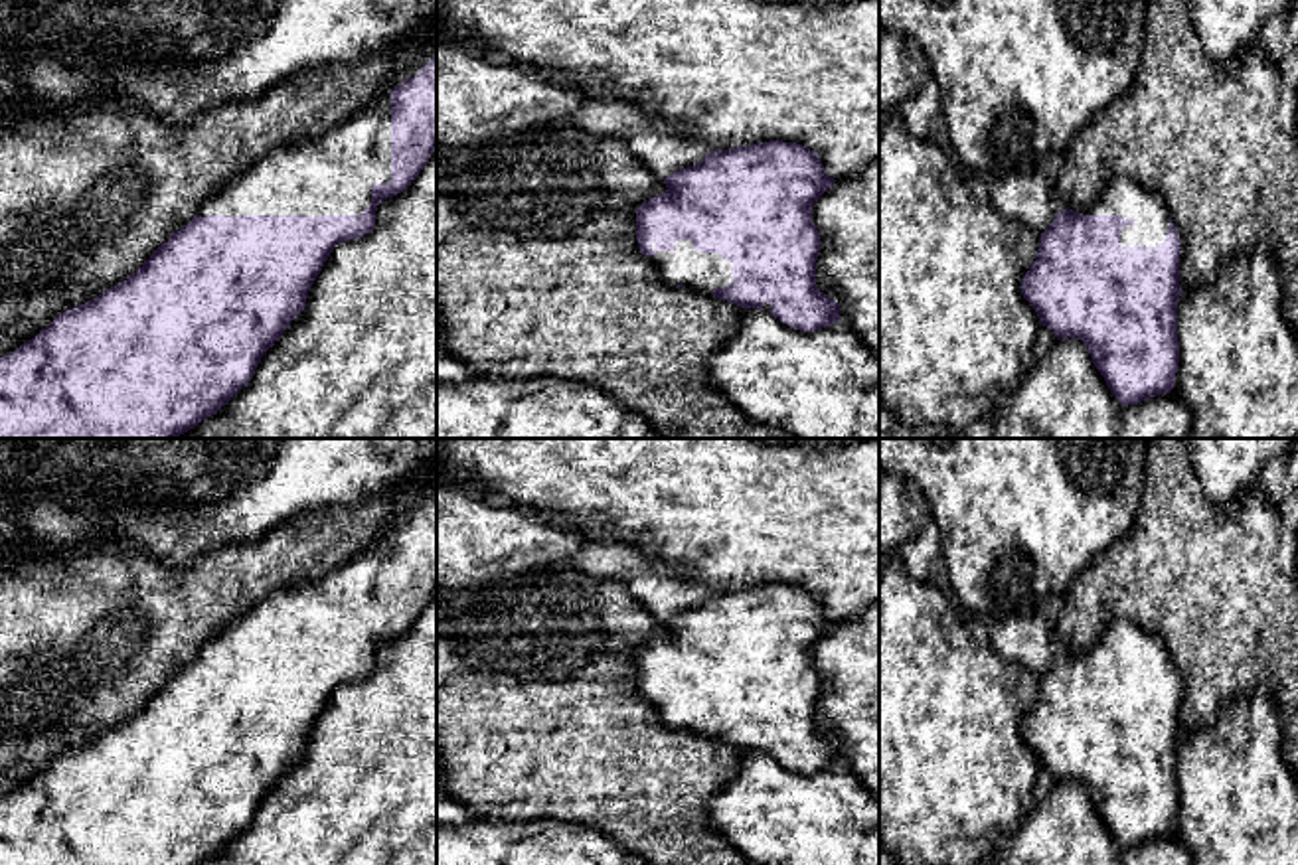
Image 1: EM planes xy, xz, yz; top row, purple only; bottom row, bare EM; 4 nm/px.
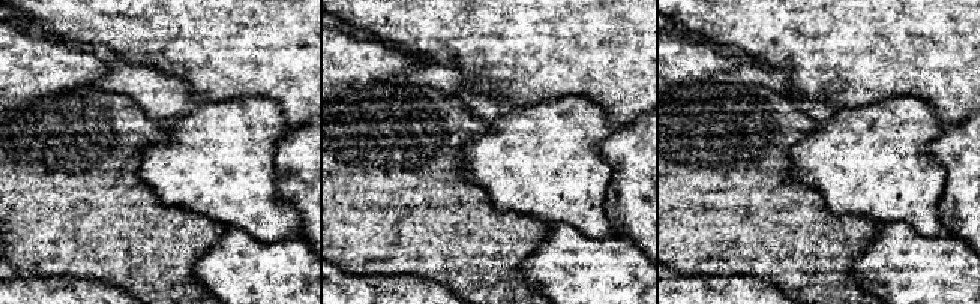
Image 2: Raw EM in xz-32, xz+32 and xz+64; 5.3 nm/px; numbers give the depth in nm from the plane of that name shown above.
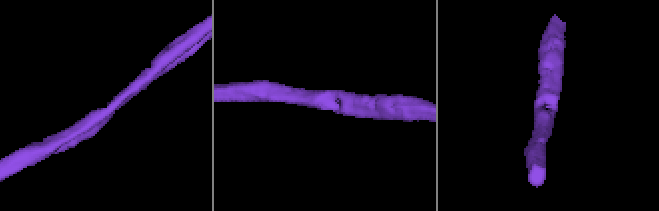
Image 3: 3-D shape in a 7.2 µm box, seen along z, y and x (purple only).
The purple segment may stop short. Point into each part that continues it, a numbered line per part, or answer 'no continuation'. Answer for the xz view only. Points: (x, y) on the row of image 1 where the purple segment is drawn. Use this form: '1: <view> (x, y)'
1: xz (702, 271)

